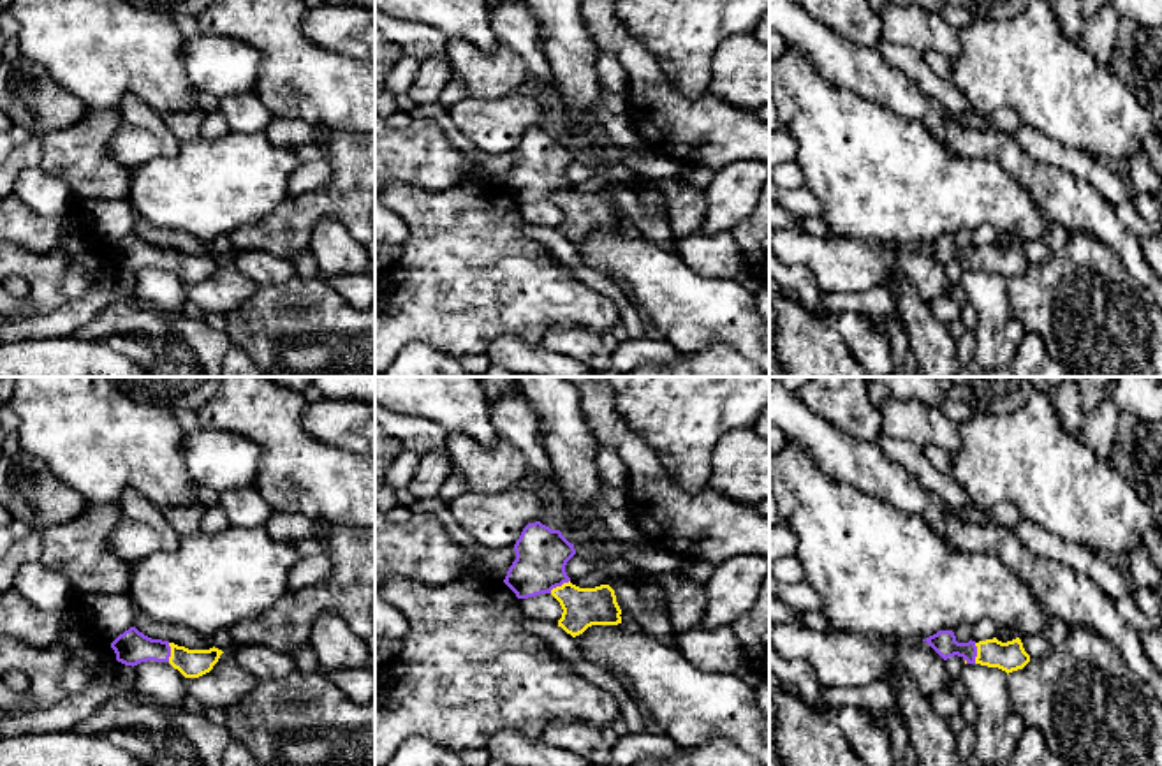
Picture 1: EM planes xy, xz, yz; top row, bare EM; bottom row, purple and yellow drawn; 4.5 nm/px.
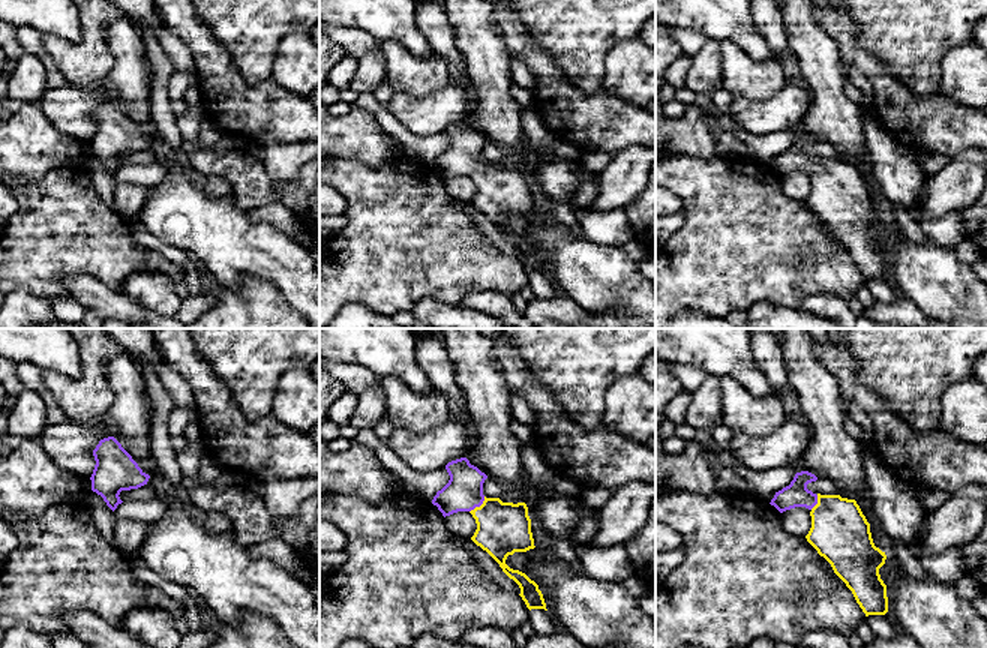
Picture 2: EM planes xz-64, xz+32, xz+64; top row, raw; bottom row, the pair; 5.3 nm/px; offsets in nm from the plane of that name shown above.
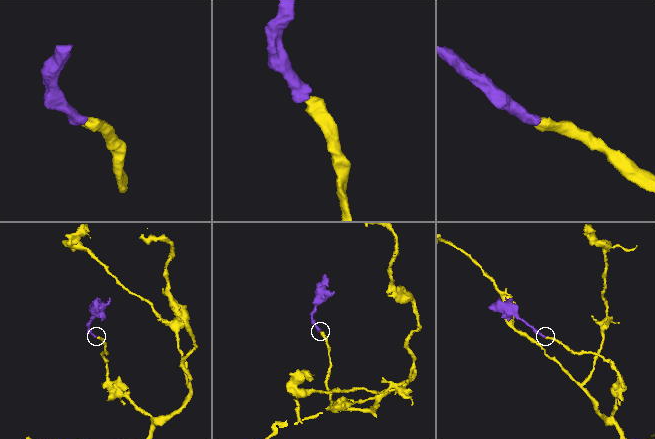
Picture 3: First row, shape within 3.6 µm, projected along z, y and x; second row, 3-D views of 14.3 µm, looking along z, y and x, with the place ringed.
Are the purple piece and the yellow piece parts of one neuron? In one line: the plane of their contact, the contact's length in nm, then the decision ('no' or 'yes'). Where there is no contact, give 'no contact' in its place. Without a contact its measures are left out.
contact in xz; length 110 nm; yes

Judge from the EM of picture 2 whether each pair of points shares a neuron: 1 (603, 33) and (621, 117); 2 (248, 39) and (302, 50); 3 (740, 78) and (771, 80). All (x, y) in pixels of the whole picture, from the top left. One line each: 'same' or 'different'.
1: different
2: different
3: same

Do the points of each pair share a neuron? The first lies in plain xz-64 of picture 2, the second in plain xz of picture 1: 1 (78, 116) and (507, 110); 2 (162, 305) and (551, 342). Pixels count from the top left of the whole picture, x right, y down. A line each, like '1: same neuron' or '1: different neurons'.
1: same neuron
2: same neuron

